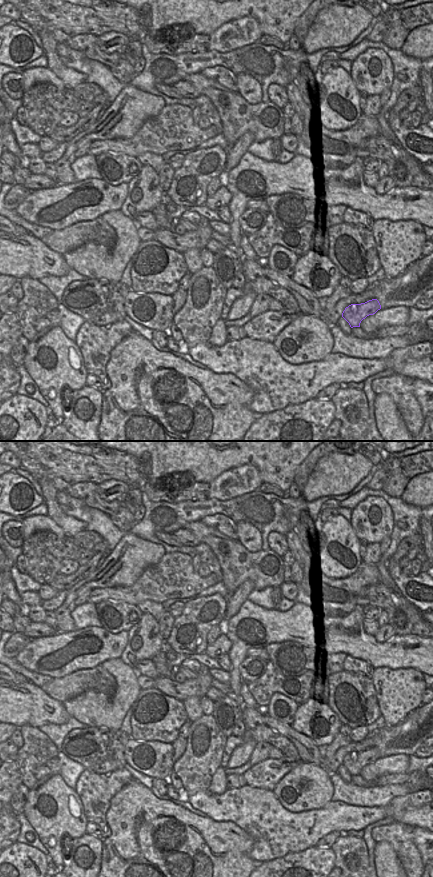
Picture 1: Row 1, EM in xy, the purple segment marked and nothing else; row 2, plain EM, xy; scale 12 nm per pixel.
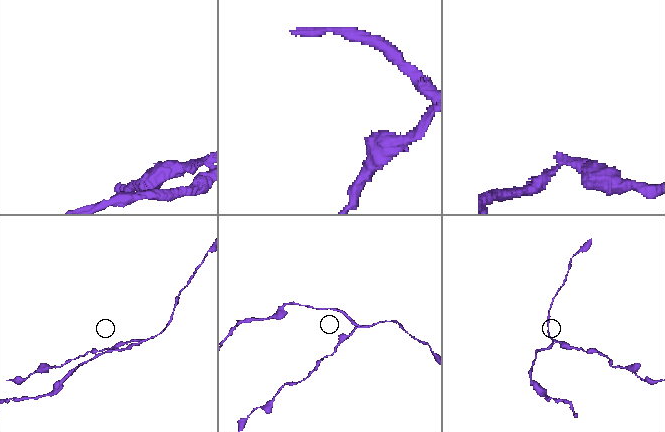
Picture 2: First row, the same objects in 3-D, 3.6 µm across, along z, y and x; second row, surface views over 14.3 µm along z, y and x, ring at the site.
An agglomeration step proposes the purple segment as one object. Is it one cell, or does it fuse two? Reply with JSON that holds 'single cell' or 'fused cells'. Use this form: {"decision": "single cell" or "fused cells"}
{"decision": "fused cells"}

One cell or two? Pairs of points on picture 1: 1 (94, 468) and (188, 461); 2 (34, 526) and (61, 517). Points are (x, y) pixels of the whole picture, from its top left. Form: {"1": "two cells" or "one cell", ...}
{"1": "two cells", "2": "two cells"}

